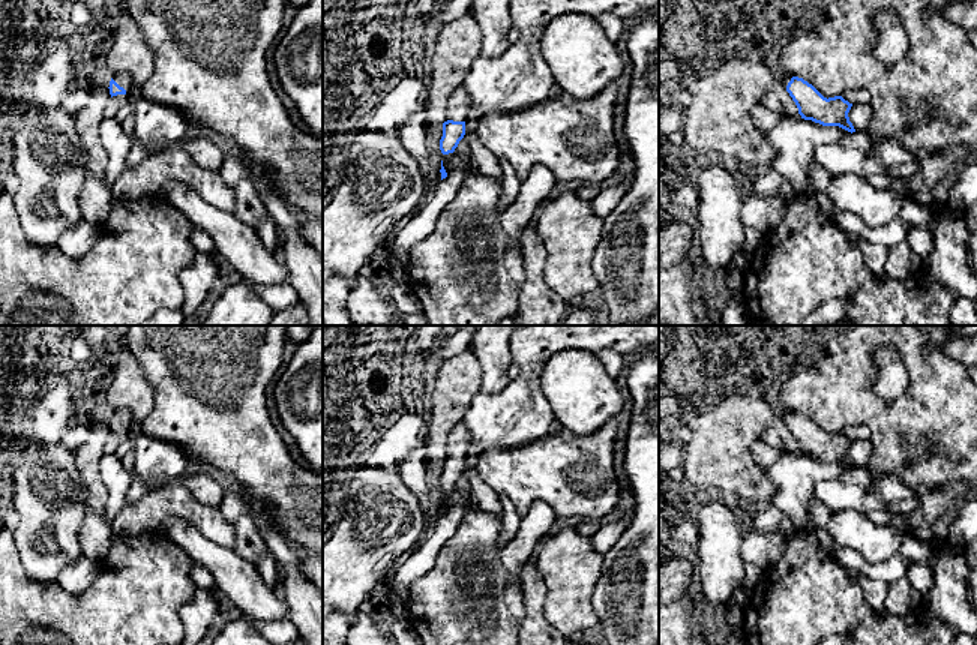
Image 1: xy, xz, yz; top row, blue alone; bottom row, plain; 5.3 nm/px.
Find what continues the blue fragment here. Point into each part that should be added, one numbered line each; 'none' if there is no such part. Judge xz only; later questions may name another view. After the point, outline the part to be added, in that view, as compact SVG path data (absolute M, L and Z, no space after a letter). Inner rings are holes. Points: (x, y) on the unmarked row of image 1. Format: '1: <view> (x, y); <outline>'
1: xz (458, 440); M461 420L447 435L447 456L467 458L471 446L467 424Z

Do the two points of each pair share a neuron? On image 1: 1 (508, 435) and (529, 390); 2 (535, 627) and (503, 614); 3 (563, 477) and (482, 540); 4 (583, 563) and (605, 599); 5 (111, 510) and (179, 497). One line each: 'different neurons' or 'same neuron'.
1: same neuron
2: different neurons
3: different neurons
4: different neurons
5: different neurons

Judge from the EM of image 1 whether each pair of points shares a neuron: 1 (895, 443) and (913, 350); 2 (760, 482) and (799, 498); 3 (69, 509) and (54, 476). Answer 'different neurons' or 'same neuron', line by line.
1: same neuron
2: different neurons
3: same neuron

